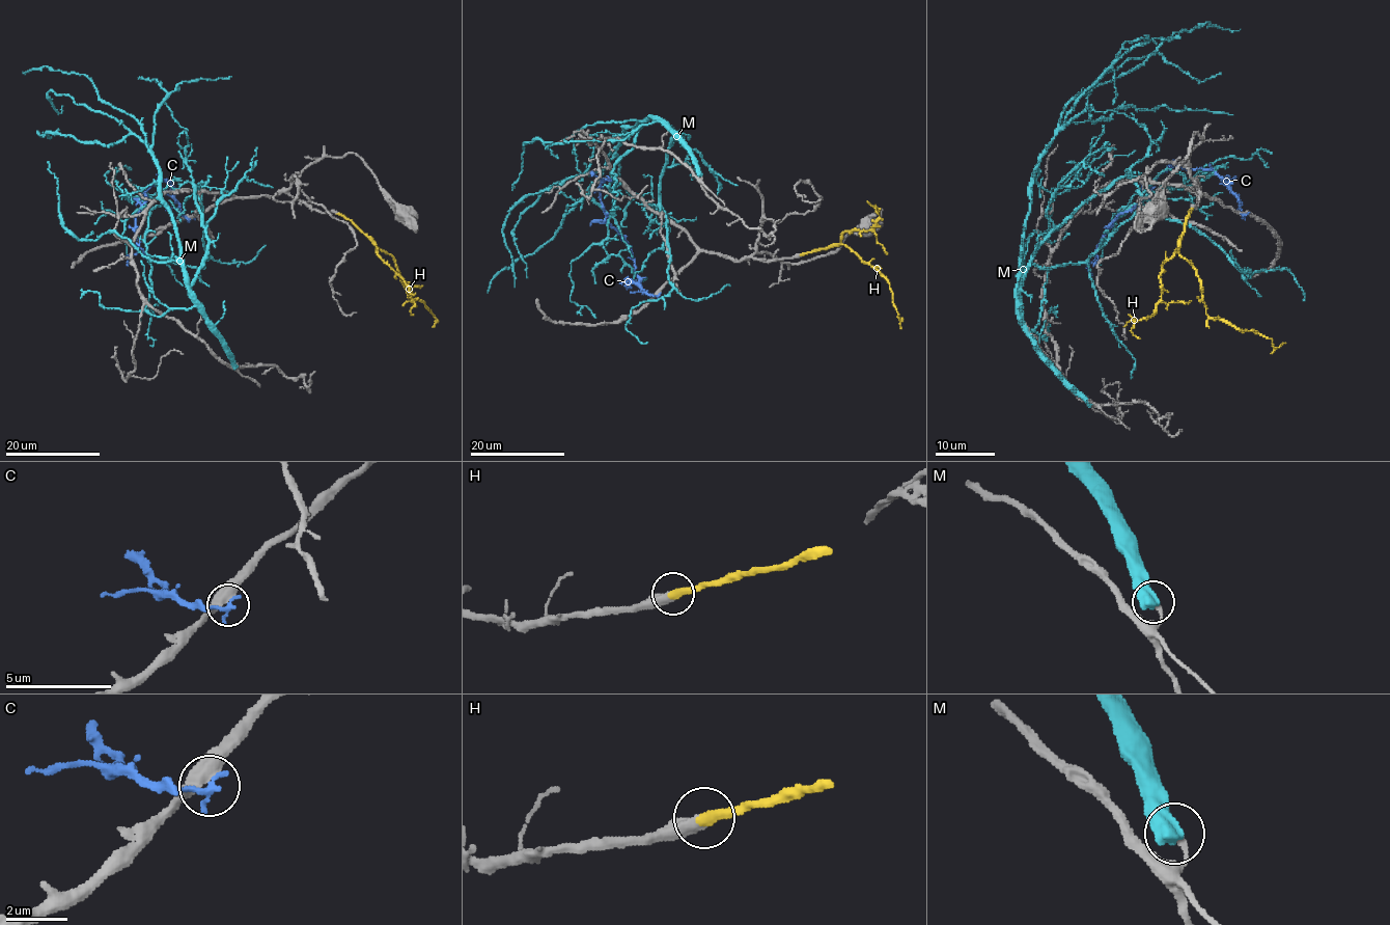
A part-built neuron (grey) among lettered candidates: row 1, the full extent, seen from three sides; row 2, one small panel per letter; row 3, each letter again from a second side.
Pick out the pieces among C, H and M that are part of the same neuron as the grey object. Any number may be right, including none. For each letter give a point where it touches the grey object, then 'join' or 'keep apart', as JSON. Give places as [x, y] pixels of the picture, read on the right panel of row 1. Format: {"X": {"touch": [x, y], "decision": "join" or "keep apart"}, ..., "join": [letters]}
{"C": {"touch": [1243, 215], "decision": "keep apart"}, "H": {"touch": [1191, 208], "decision": "join"}, "M": {"touch": [1089, 402], "decision": "keep apart"}, "join": ["H"]}

